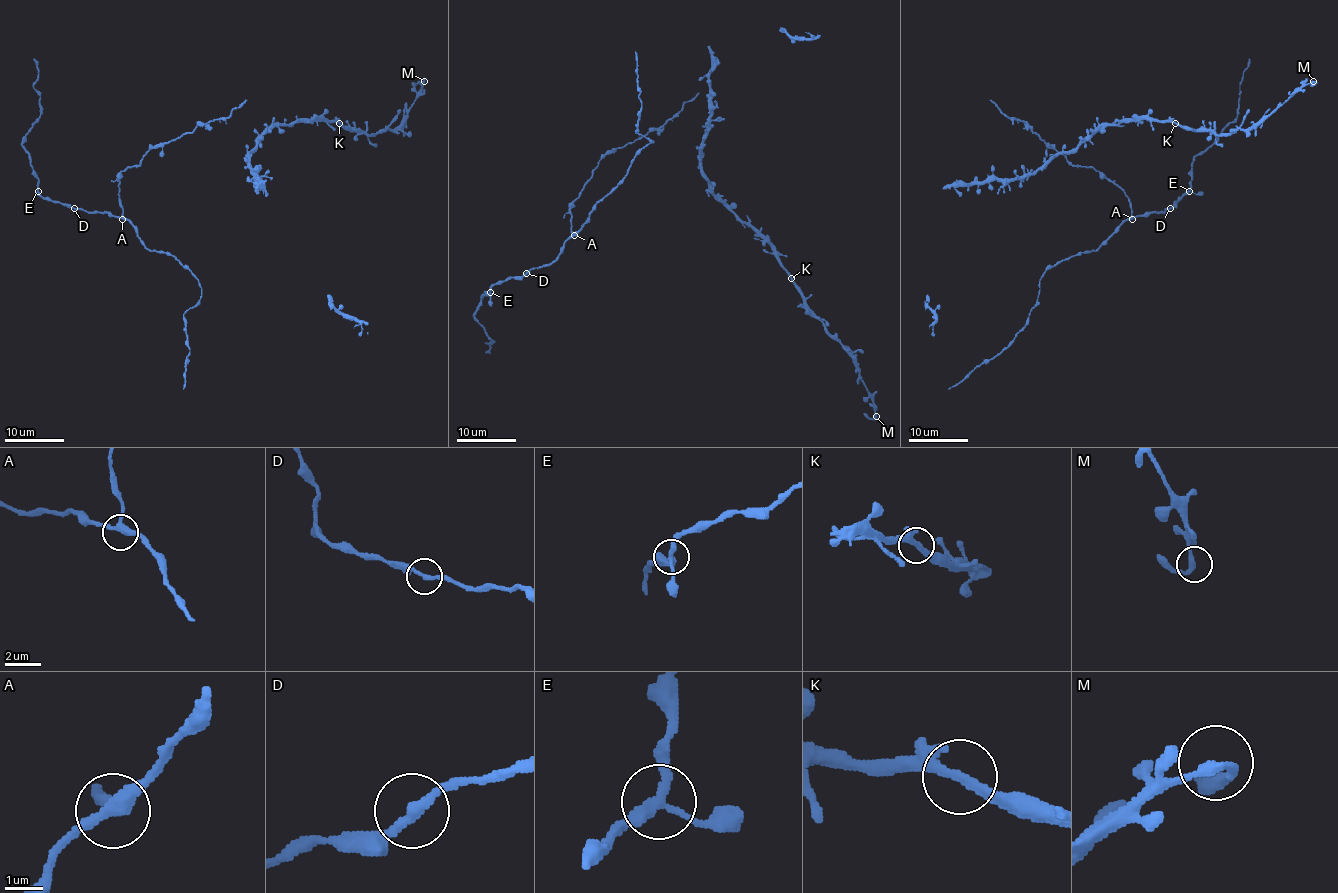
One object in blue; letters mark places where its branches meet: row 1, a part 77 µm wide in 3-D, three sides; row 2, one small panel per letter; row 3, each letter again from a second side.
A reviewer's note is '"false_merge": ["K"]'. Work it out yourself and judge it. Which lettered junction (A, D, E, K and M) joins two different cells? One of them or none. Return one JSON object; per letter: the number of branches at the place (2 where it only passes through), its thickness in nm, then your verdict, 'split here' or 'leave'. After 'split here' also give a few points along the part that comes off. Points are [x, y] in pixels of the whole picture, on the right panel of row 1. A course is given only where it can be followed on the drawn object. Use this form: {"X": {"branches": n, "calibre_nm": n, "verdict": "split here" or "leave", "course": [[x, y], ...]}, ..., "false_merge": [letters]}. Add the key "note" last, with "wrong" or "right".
{"A": {"branches": 3, "calibre_nm": 300, "verdict": "leave"}, "D": {"branches": 2, "calibre_nm": 240, "verdict": "leave"}, "E": {"branches": 3, "calibre_nm": 240, "verdict": "leave"}, "K": {"branches": 3, "calibre_nm": 220, "verdict": "leave"}, "M": {"branches": 2, "calibre_nm": 240, "verdict": "leave"}, "false_merge": [], "note": "wrong"}

